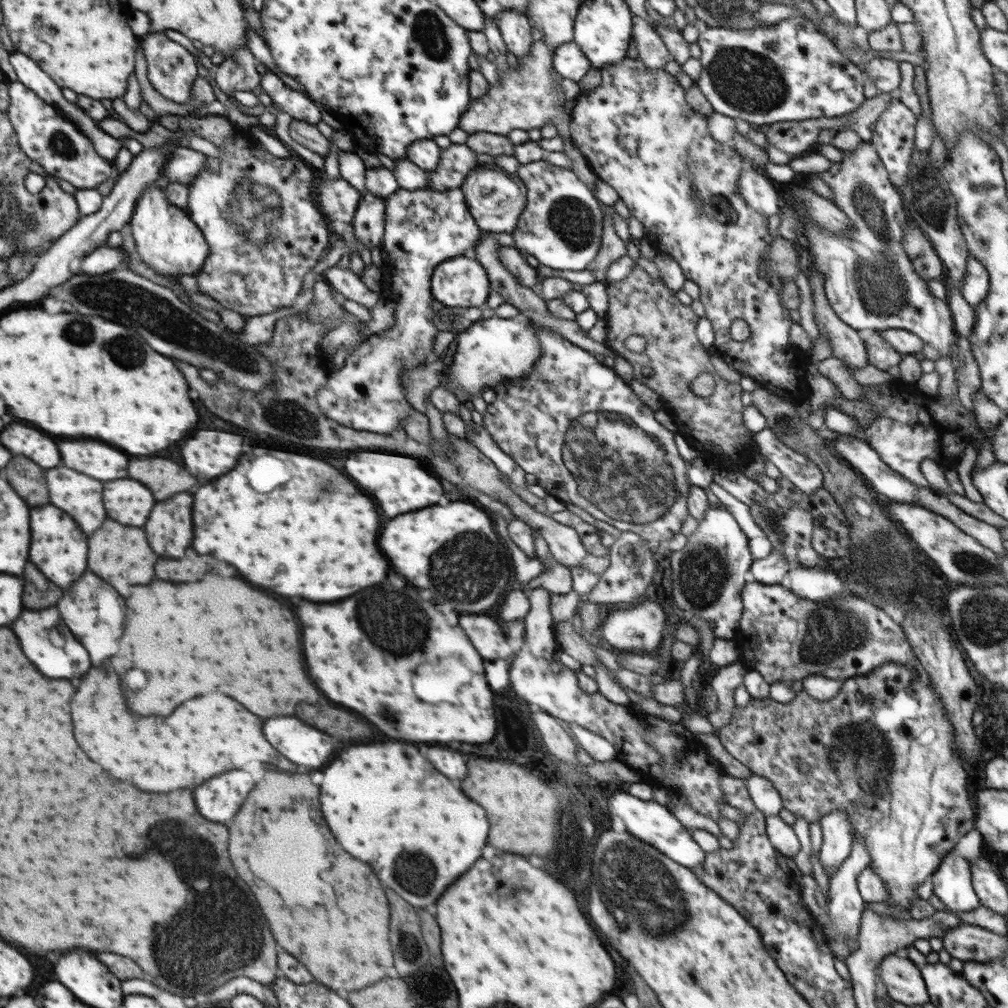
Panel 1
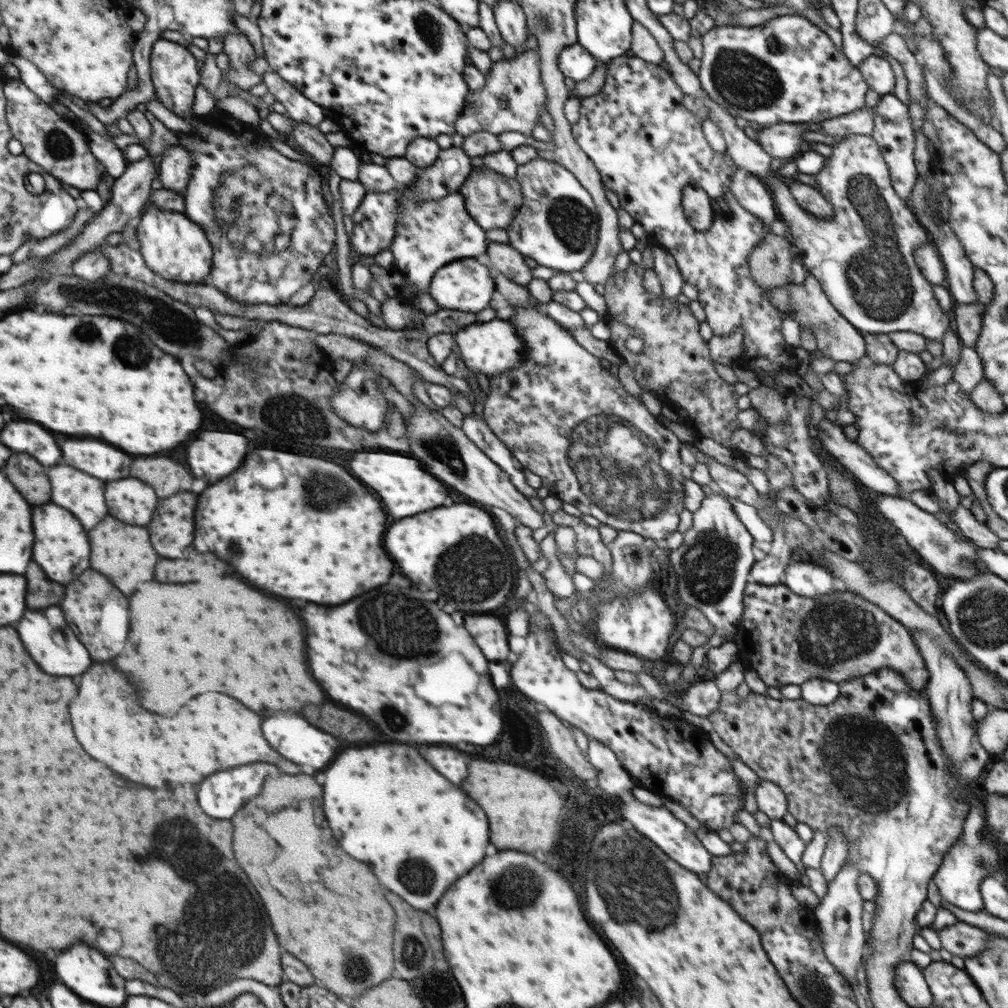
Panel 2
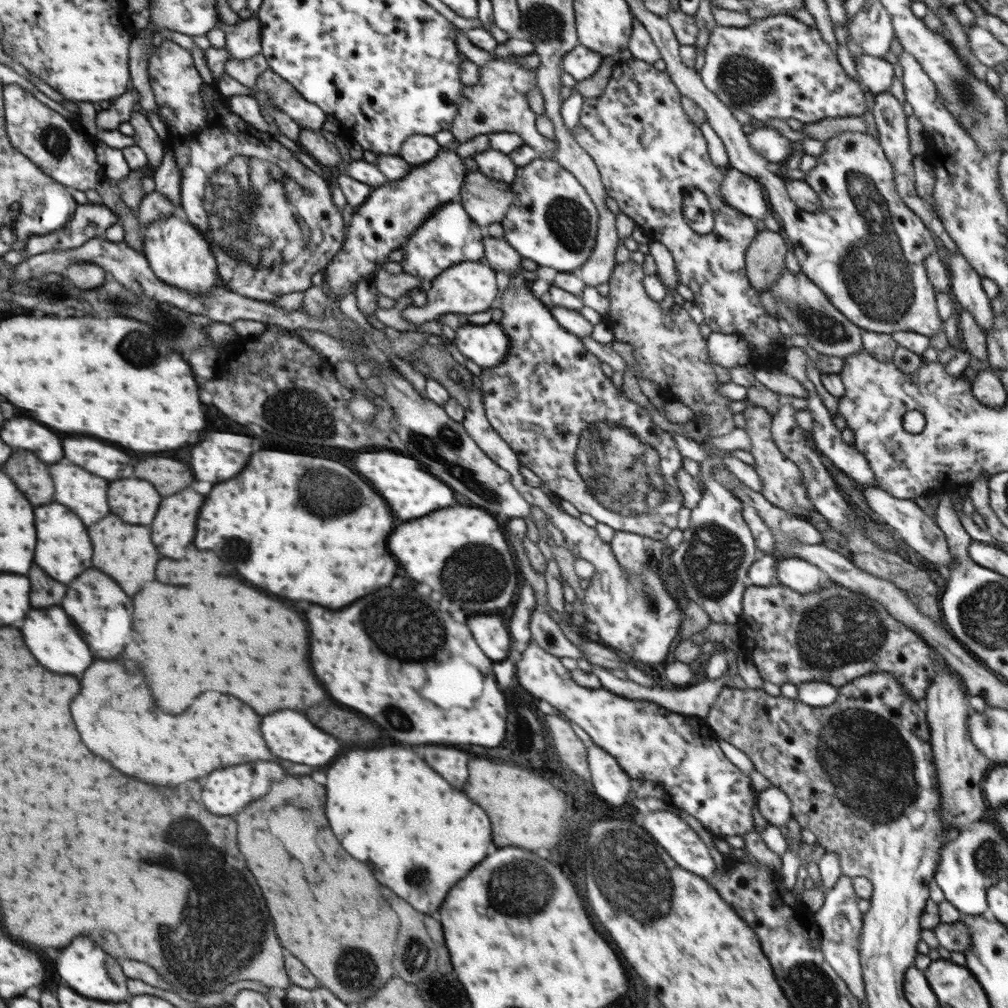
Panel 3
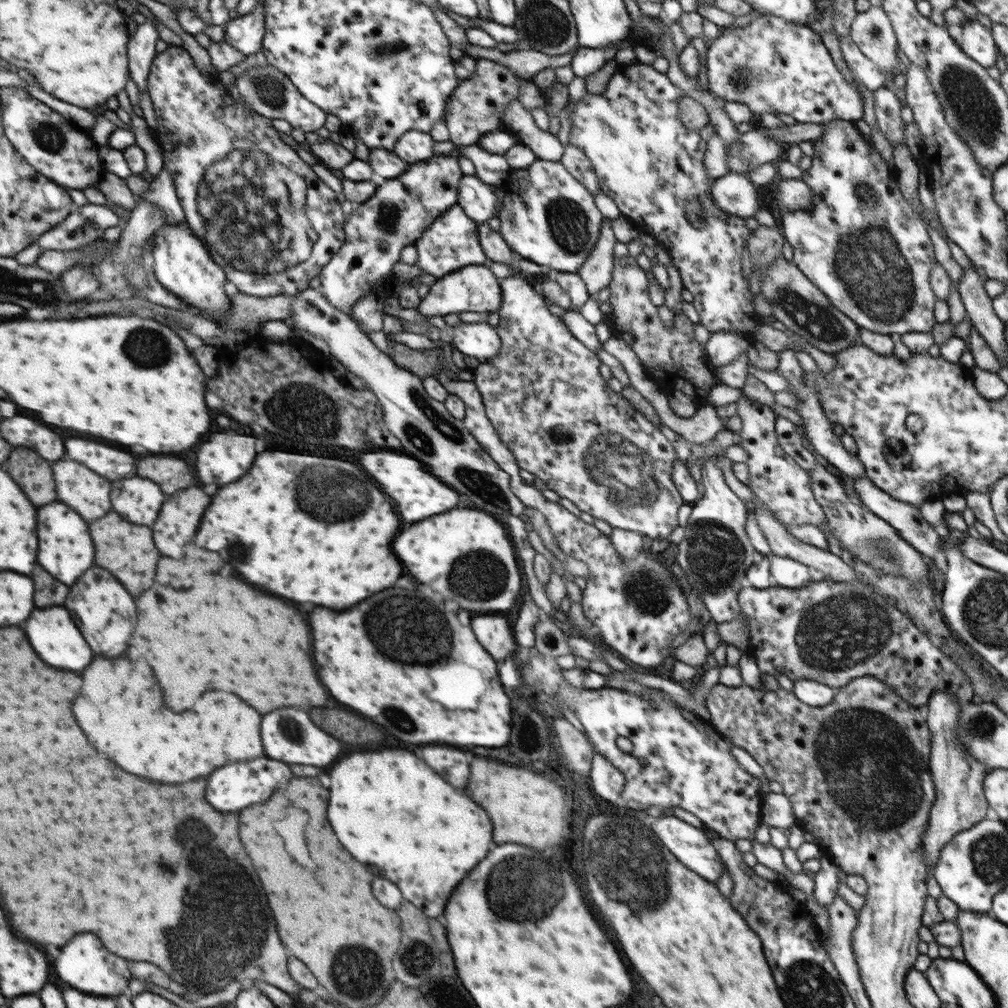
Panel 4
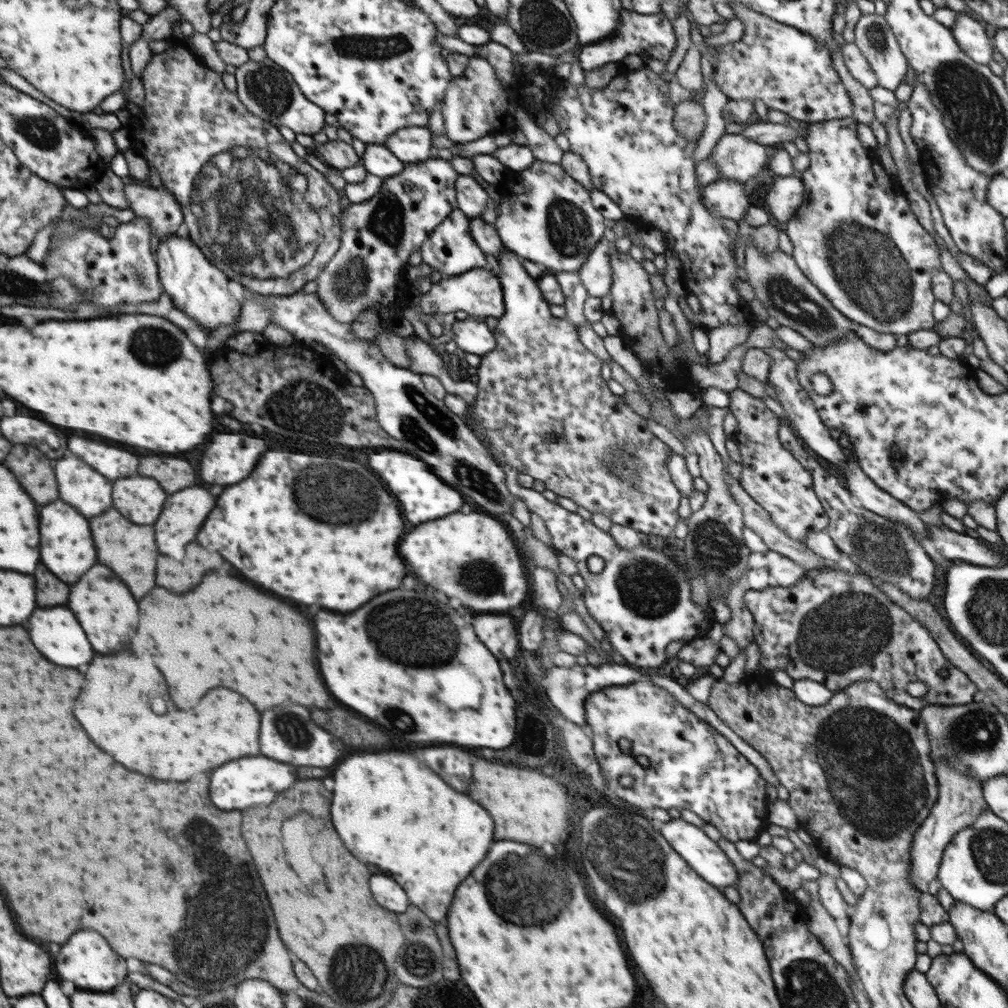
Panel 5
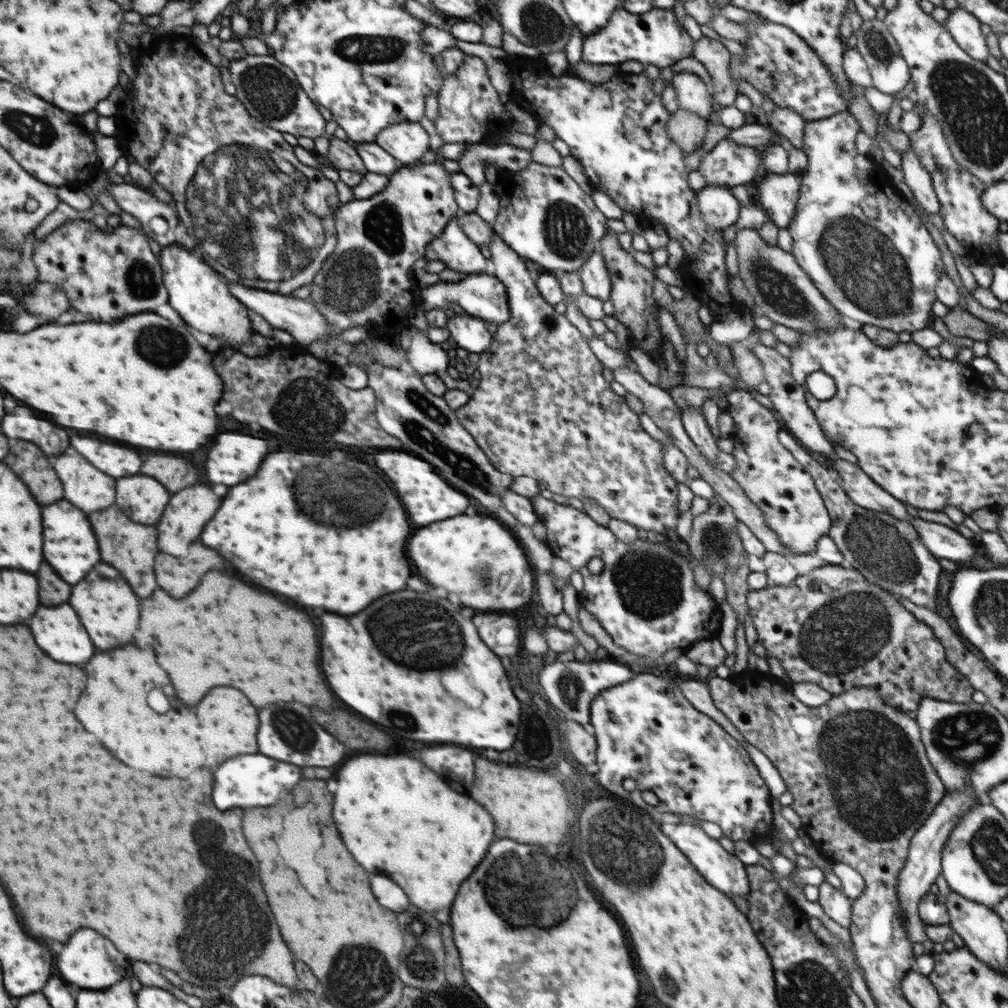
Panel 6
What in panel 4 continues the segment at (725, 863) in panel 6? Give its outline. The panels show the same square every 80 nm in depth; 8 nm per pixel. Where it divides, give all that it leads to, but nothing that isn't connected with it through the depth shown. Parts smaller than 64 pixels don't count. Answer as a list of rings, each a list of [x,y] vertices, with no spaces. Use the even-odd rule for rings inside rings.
[[[665,811],[652,830],[675,857],[698,876],[714,883],[725,869],[724,861],[703,829],[694,827]]]

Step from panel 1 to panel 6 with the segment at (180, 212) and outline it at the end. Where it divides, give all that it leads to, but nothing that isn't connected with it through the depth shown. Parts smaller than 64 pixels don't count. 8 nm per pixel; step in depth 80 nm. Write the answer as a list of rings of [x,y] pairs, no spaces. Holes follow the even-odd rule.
[[[180,243],[162,248],[161,269],[163,283],[169,296],[168,304],[178,312],[178,316],[186,325],[204,334],[216,336],[223,340],[226,346],[236,348],[240,342],[251,342],[253,329],[247,306],[230,294],[226,279],[208,265],[202,259],[202,255],[196,256],[196,252],[199,251],[183,249]]]

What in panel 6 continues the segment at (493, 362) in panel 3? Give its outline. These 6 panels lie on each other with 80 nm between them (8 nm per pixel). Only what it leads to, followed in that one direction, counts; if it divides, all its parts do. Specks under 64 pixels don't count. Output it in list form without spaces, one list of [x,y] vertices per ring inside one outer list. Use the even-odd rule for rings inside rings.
[[[468,314],[454,315],[447,320],[447,328],[456,347],[470,352],[484,353],[492,342],[493,335],[486,329],[488,323]]]

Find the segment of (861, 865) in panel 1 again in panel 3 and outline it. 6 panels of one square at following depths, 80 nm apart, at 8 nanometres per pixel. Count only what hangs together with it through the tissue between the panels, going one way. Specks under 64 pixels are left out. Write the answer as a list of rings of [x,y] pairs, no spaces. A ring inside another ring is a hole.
[[[843,874],[838,878],[833,889],[825,894],[824,904],[820,911],[814,912],[815,921],[819,926],[818,940],[826,962],[836,974],[847,984],[850,992],[859,1000],[867,998],[860,964],[858,943],[863,925],[863,914],[858,909],[858,896],[855,893],[852,879]]]

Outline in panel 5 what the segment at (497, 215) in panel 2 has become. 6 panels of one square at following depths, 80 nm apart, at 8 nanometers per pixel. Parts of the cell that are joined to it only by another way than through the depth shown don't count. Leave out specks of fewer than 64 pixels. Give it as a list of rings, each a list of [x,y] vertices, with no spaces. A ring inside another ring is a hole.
[[[458,176],[455,184],[457,208],[468,217],[481,218],[487,209],[489,195],[471,176]]]

